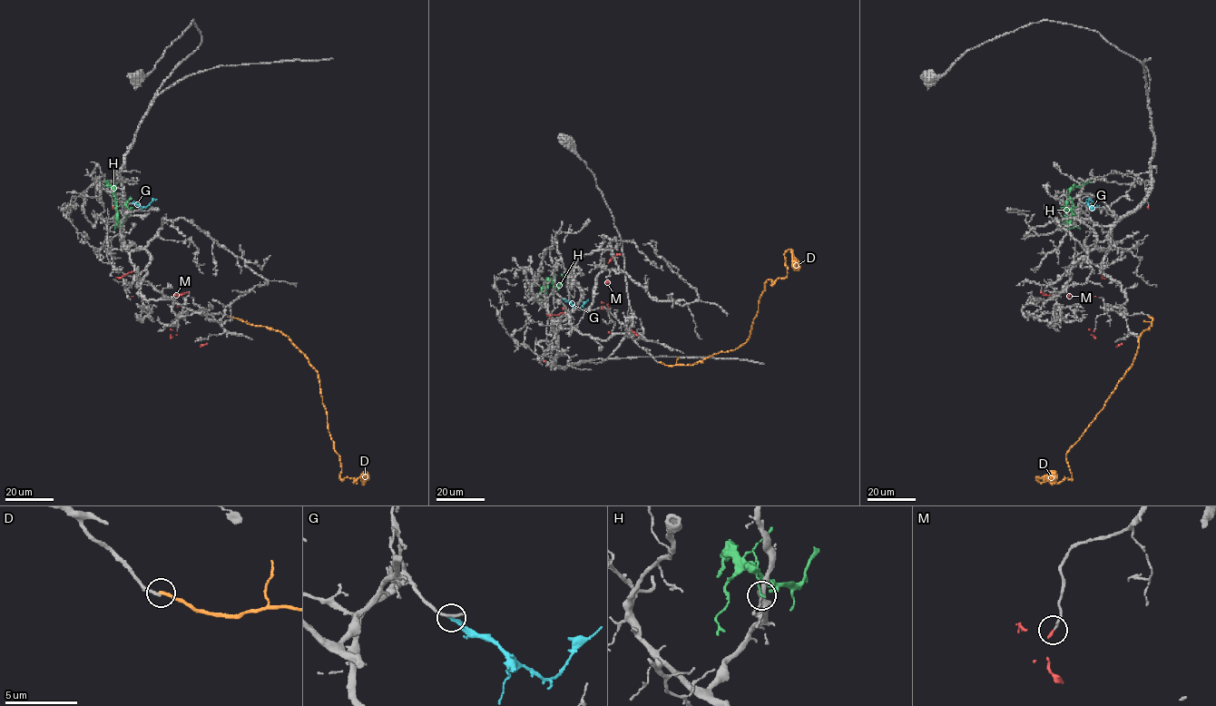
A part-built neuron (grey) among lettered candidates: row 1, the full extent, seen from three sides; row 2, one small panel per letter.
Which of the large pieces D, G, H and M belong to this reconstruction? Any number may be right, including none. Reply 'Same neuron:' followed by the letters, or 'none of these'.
Same neuron: none of these

